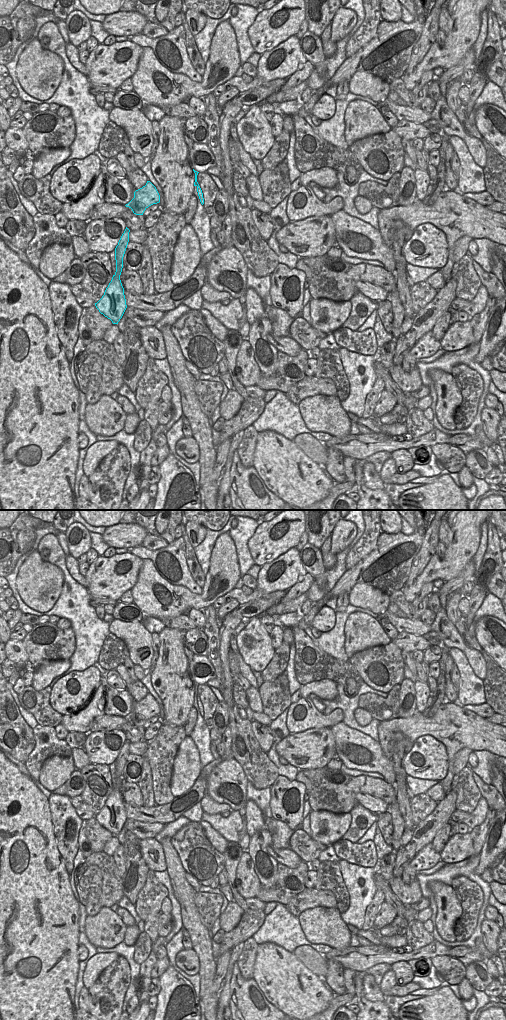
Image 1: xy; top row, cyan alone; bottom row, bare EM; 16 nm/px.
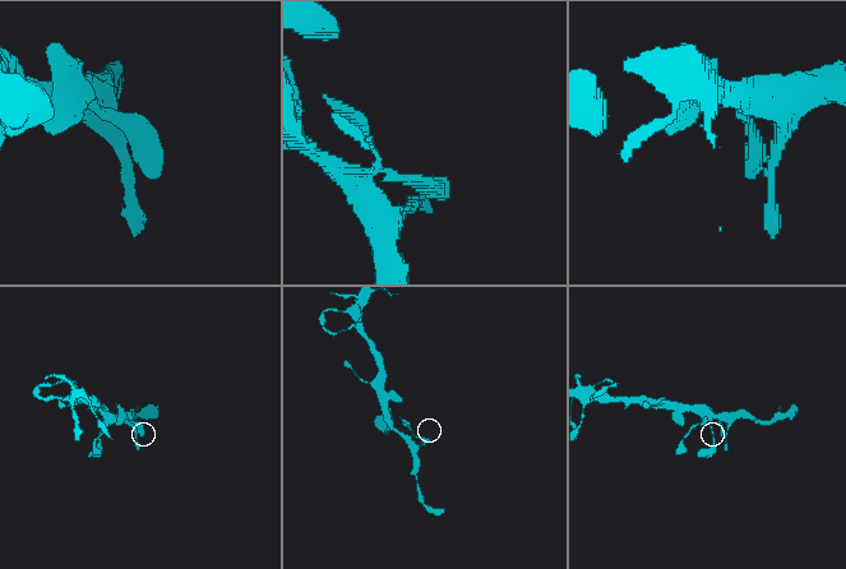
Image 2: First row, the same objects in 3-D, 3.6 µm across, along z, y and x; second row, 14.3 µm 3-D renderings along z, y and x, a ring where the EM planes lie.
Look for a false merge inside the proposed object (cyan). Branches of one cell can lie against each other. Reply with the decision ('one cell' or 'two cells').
one cell

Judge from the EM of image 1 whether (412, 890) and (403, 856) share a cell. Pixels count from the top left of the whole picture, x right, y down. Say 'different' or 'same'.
different

